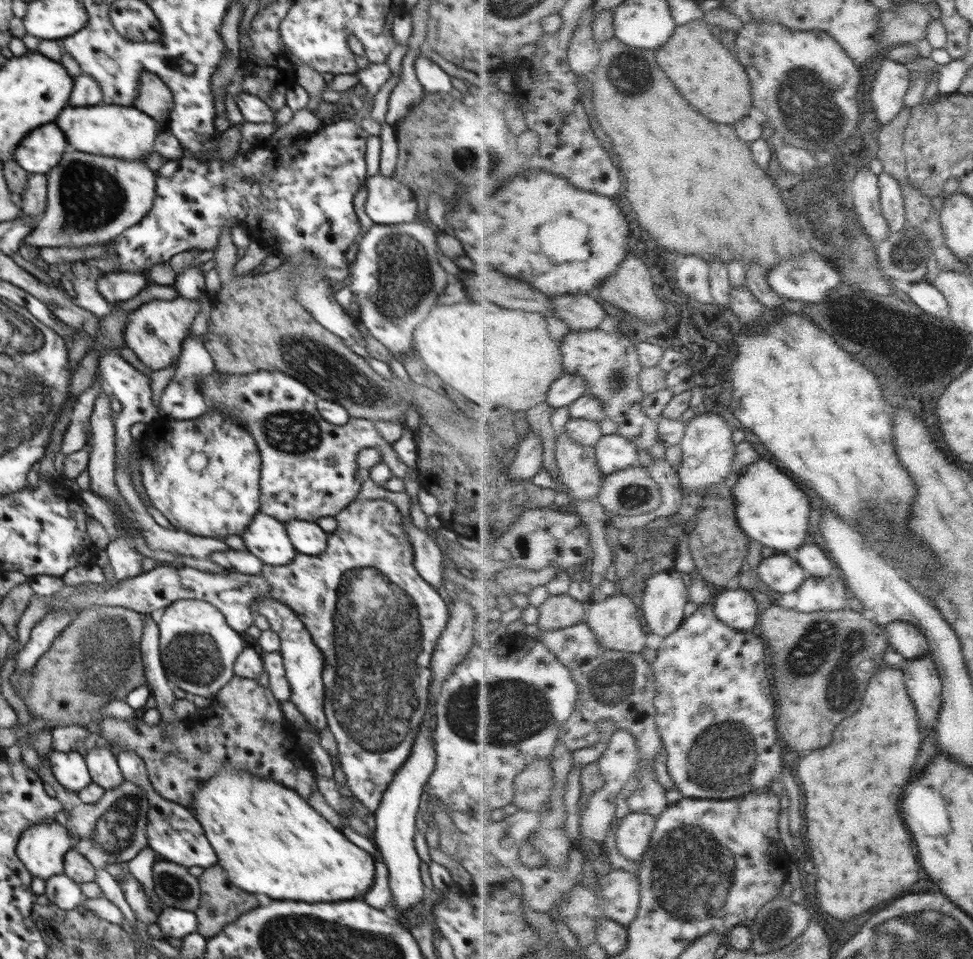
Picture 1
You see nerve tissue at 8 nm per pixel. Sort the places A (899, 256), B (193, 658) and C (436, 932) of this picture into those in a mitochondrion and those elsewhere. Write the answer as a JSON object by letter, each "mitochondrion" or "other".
{"A":"mitochondrion","B":"mitochondrion","C":"other"}

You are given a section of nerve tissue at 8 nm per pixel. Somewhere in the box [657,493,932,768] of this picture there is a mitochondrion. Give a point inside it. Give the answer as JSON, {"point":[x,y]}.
{"point":[826,649]}

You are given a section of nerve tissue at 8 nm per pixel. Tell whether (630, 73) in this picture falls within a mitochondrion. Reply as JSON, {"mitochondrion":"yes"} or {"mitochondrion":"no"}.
{"mitochondrion":"yes"}

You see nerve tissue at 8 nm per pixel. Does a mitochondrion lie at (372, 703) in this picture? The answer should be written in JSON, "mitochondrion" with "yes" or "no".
{"mitochondrion":"yes"}

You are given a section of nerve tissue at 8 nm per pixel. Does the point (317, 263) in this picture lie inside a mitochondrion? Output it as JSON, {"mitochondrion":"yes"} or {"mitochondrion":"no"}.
{"mitochondrion":"no"}

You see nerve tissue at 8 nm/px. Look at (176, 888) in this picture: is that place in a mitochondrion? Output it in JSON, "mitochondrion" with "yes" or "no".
{"mitochondrion":"yes"}

